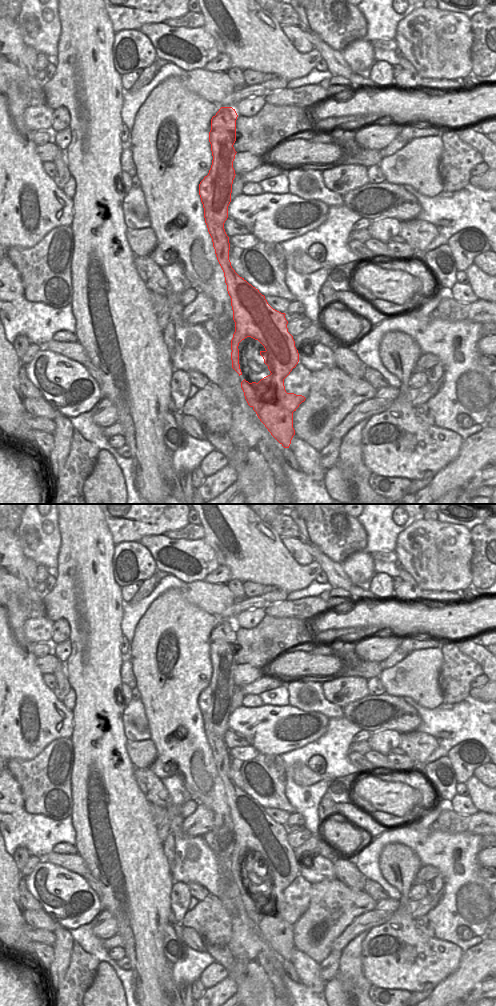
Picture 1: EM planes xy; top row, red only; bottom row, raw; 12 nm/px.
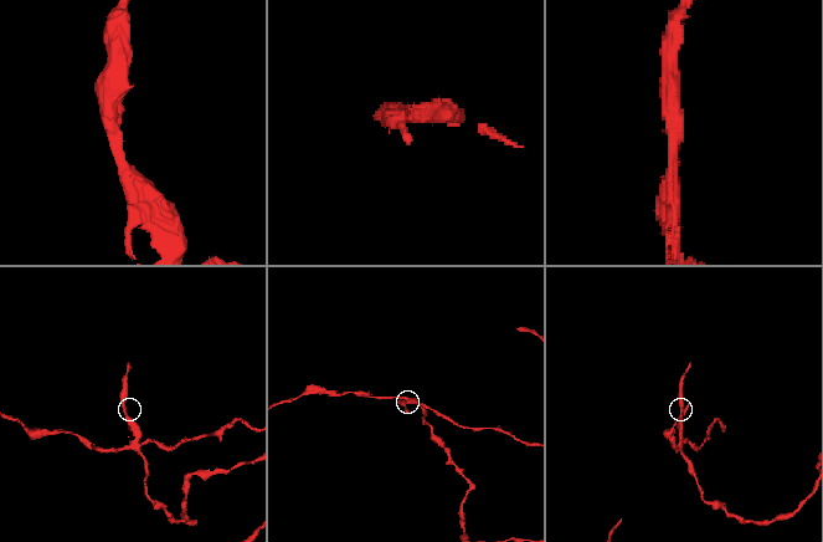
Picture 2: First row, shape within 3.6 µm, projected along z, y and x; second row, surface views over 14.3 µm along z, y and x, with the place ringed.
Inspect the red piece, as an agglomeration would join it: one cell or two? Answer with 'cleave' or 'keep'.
cleave

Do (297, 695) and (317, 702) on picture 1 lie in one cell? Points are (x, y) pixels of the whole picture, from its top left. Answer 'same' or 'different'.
same

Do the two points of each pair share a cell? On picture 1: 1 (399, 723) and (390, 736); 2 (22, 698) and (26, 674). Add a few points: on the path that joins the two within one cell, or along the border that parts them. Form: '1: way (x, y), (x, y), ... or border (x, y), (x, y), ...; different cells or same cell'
1: border (372, 732), (391, 729), (400, 733); different cells
2: way (22, 692), (22, 680); same cell

